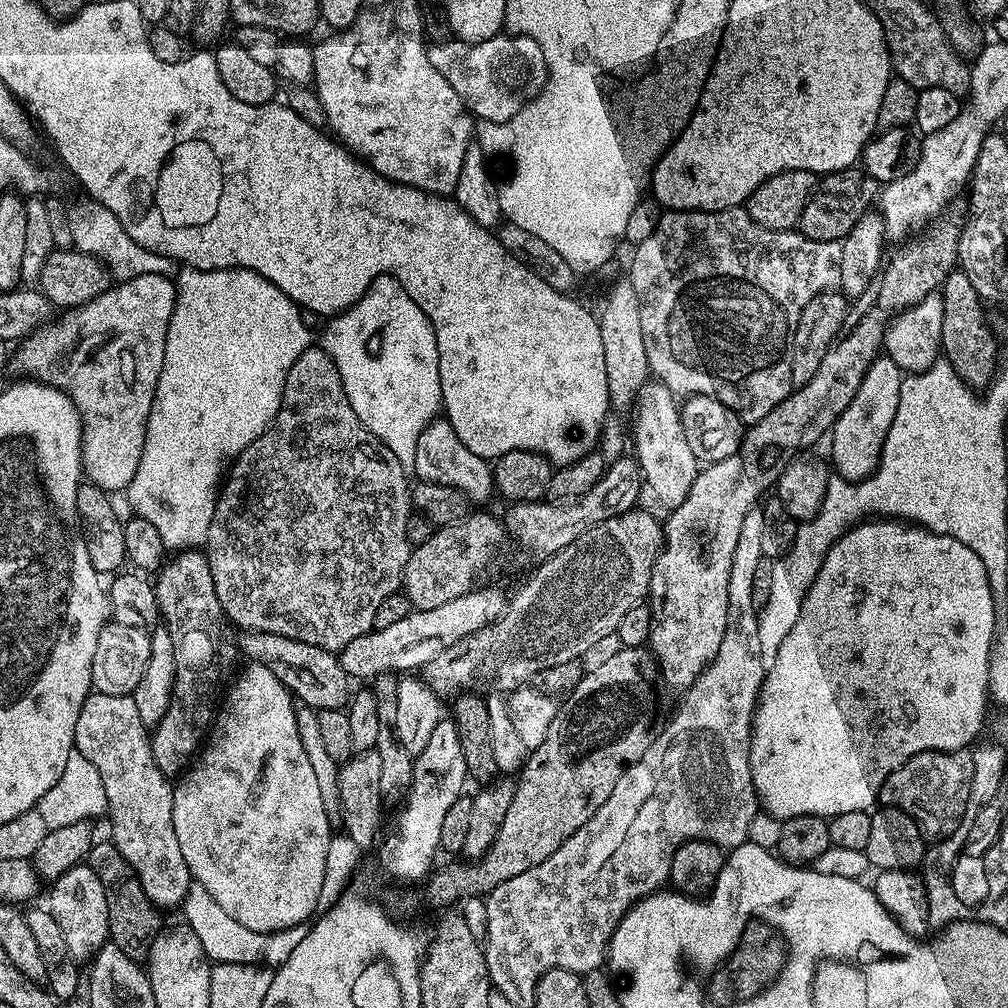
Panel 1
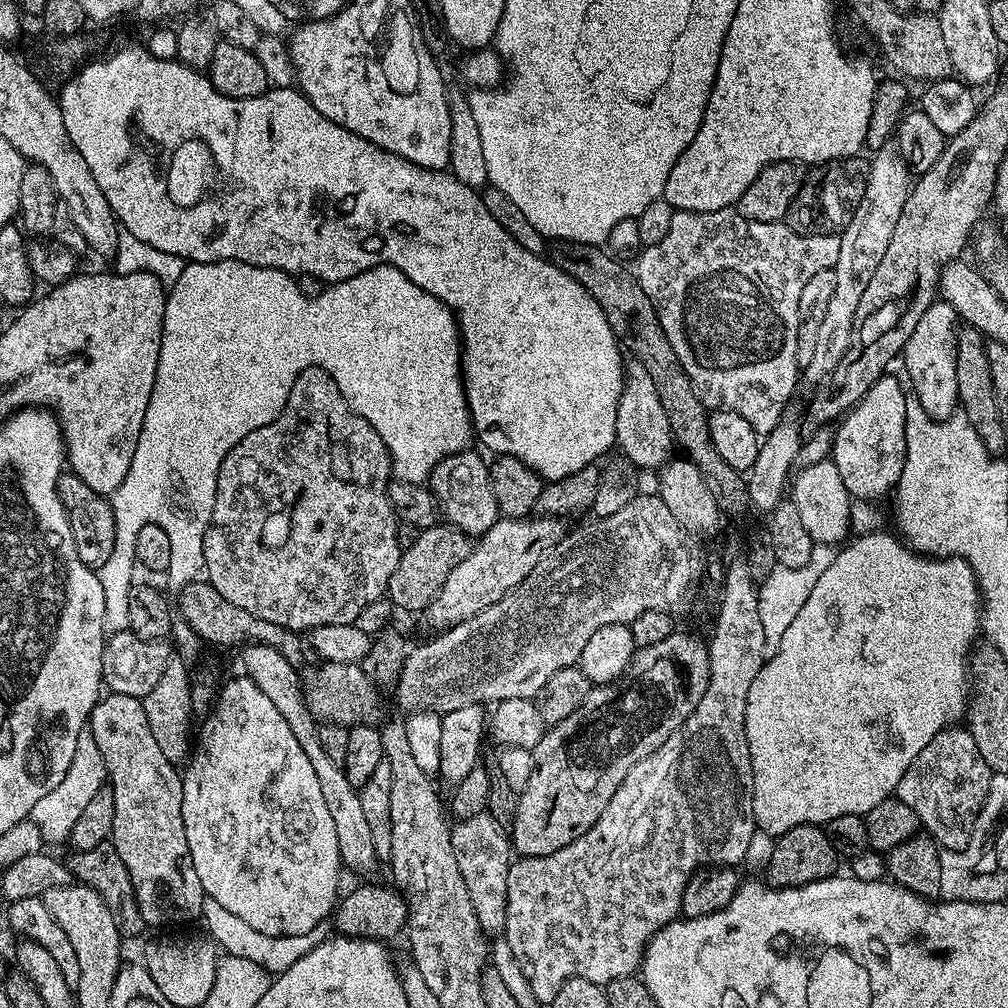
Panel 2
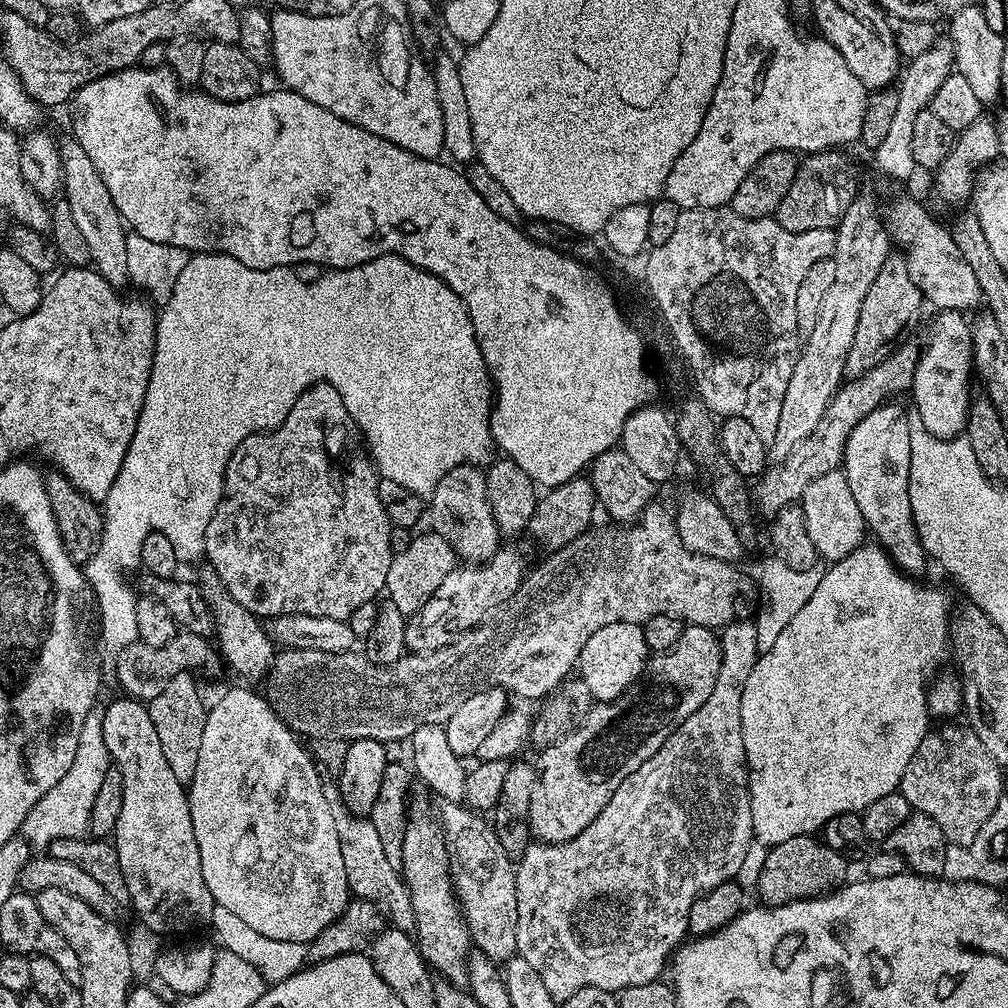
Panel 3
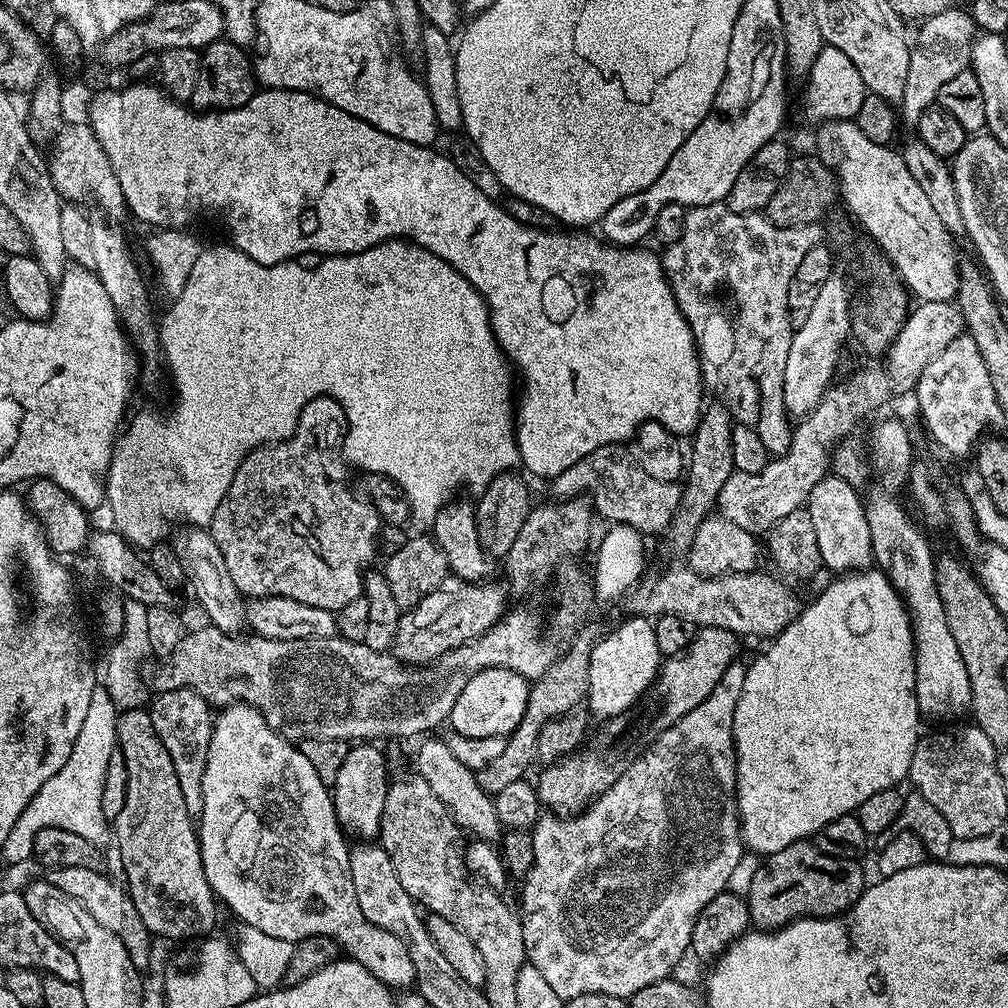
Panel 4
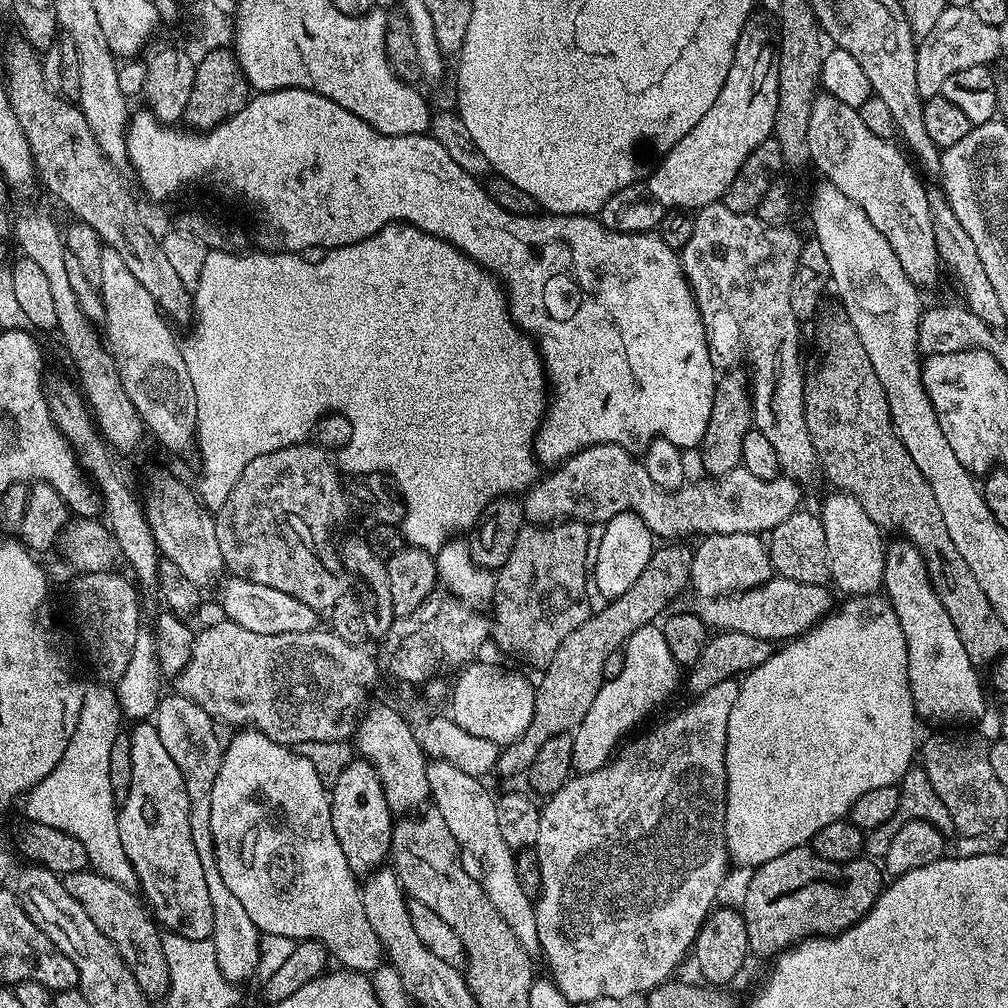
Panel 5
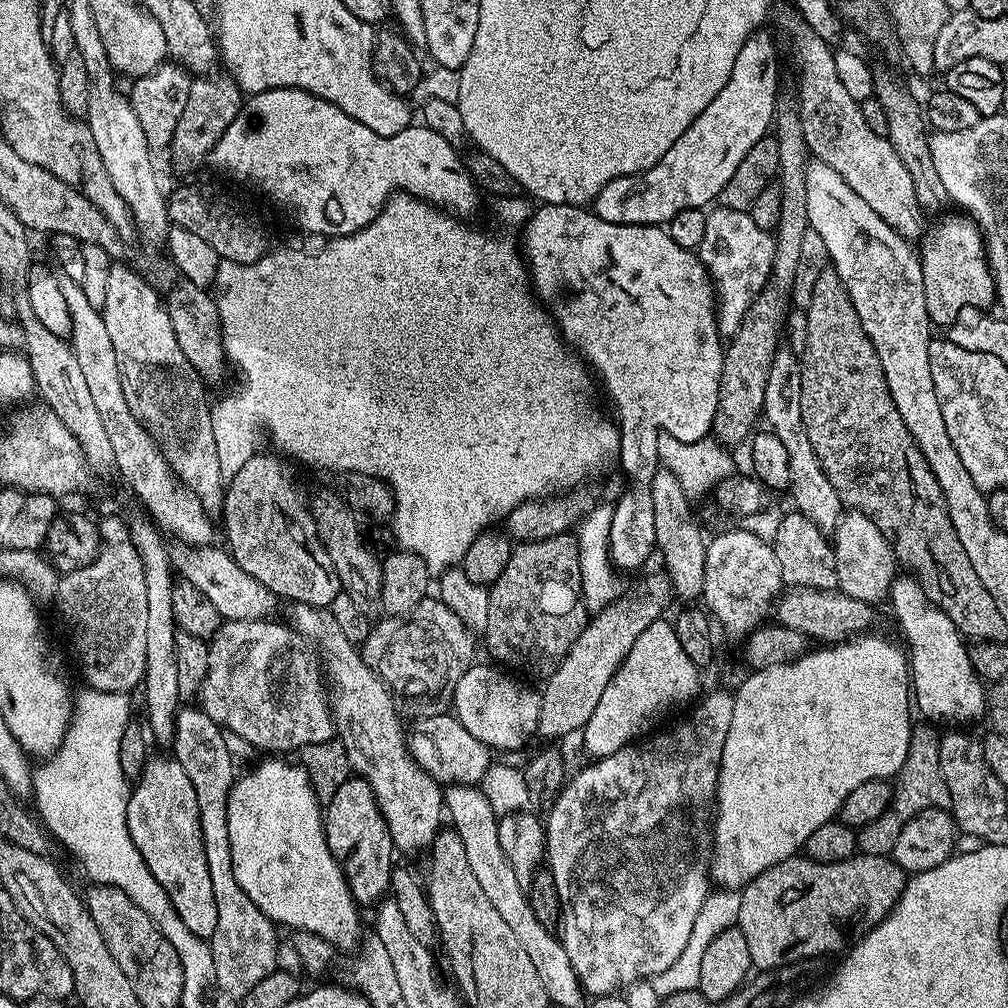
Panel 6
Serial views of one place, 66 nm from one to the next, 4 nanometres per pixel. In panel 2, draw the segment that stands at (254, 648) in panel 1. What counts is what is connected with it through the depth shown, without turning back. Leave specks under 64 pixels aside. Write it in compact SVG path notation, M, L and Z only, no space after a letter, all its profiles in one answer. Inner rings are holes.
M206 580L190 582L183 586L176 601L176 608L180 617L189 624L191 630L204 641L216 646L245 645L250 641L270 645L276 649L292 665L299 665L305 654L308 654L307 643L299 633L288 628L278 626L276 623L266 622L257 616L251 615L246 610L239 610L238 606L226 602L218 590Z

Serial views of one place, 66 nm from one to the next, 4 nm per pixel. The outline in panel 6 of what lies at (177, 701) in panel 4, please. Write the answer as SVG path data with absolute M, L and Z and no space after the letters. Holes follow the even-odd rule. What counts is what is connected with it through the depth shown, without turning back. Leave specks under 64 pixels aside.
M198 706L181 707L176 713L176 729L170 745L171 755L180 763L182 770L190 777L194 794L198 794L198 814L200 815L200 837L206 854L206 866L210 870L213 883L214 902L218 908L218 924L210 939L214 958L215 987L221 988L228 996L242 998L266 974L277 971L278 939L277 925L273 924L254 902L238 886L230 858L230 834L226 826L226 806L228 795L234 783L232 776L232 752L228 749L229 737L220 725Z

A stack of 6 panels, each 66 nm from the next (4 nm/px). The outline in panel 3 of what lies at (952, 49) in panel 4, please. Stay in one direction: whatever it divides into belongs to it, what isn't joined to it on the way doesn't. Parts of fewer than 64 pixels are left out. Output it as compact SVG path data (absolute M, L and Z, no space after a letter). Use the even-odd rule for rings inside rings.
M948 38L937 39L922 54L911 57L903 69L898 80L896 93L898 94L898 110L890 125L886 138L882 138L882 146L874 149L876 164L884 172L889 172L896 180L908 180L912 171L917 171L918 165L914 162L912 143L914 142L914 121L923 108L931 105L934 94L938 94L938 86L946 82L946 78L954 71L954 57L952 55L952 41ZM908 68L908 69L907 69Z

